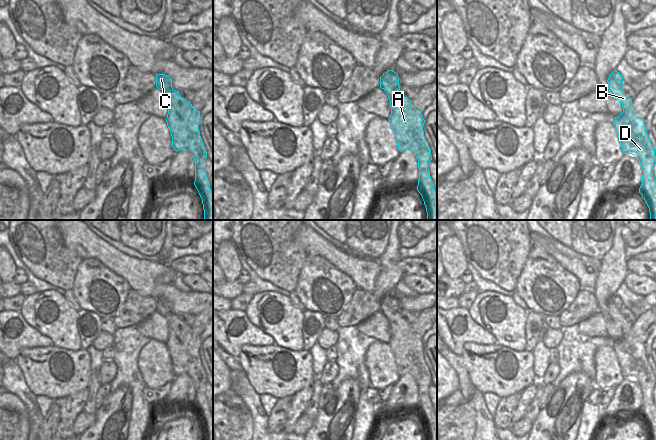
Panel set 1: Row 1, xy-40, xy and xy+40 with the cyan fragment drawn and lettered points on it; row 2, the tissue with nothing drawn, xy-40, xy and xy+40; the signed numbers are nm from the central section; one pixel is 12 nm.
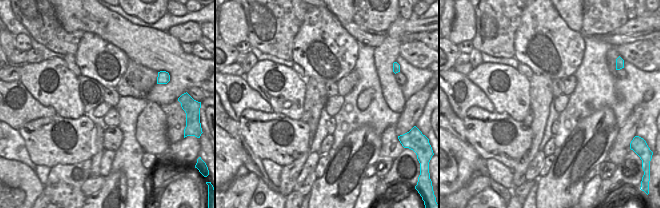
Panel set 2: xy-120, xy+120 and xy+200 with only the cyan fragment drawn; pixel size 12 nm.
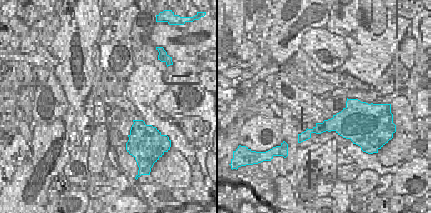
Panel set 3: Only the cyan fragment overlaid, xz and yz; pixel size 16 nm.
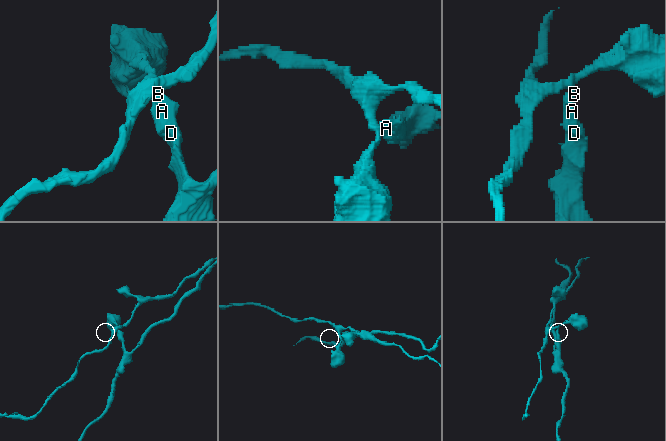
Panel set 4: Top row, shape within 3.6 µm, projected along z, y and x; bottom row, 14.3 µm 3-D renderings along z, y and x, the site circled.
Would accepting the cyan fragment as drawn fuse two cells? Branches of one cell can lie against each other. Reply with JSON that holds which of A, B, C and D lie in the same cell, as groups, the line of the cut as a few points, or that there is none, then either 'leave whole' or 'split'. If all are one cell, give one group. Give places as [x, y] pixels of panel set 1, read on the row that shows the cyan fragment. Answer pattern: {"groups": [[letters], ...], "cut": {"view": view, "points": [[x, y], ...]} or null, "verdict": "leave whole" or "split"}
{"groups": [["A", "B", "D"], ["C"]], "cut": {"view": "xy", "points": [[385, 80], [398, 86]]}, "verdict": "split"}

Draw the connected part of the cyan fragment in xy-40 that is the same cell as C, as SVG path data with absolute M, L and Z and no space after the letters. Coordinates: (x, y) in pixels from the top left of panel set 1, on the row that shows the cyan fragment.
M158 74L156 76L156 87L162 91L172 89L172 79L165 74Z

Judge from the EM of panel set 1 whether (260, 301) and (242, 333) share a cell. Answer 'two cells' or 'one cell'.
two cells

